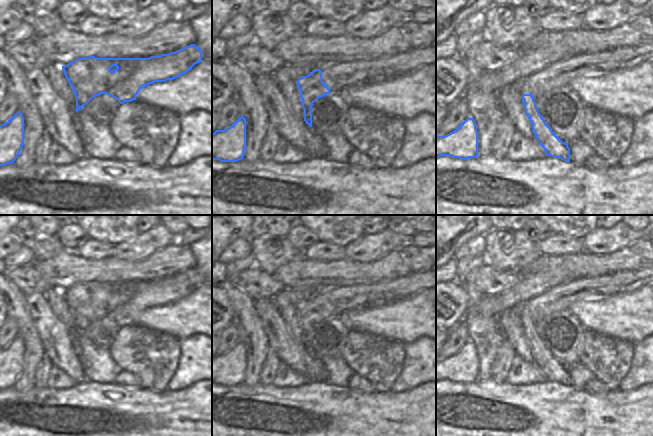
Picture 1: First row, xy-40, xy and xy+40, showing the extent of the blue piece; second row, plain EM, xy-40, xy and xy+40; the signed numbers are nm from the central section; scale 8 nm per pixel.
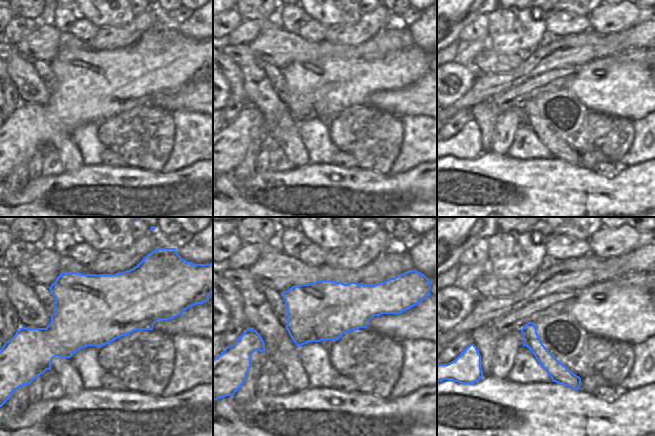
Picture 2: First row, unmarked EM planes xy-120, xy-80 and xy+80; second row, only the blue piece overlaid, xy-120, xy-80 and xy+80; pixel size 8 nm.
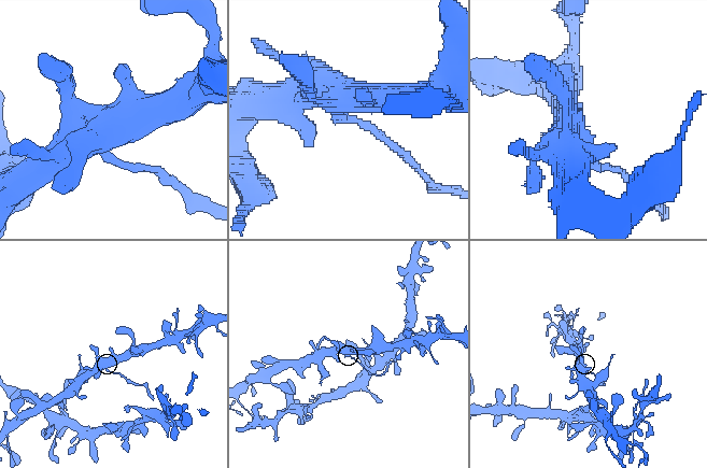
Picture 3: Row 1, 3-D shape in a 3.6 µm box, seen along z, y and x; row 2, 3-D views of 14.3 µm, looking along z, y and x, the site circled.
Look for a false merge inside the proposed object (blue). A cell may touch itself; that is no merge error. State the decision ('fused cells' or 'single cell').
fused cells

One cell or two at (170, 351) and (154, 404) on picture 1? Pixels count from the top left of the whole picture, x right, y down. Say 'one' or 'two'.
two

